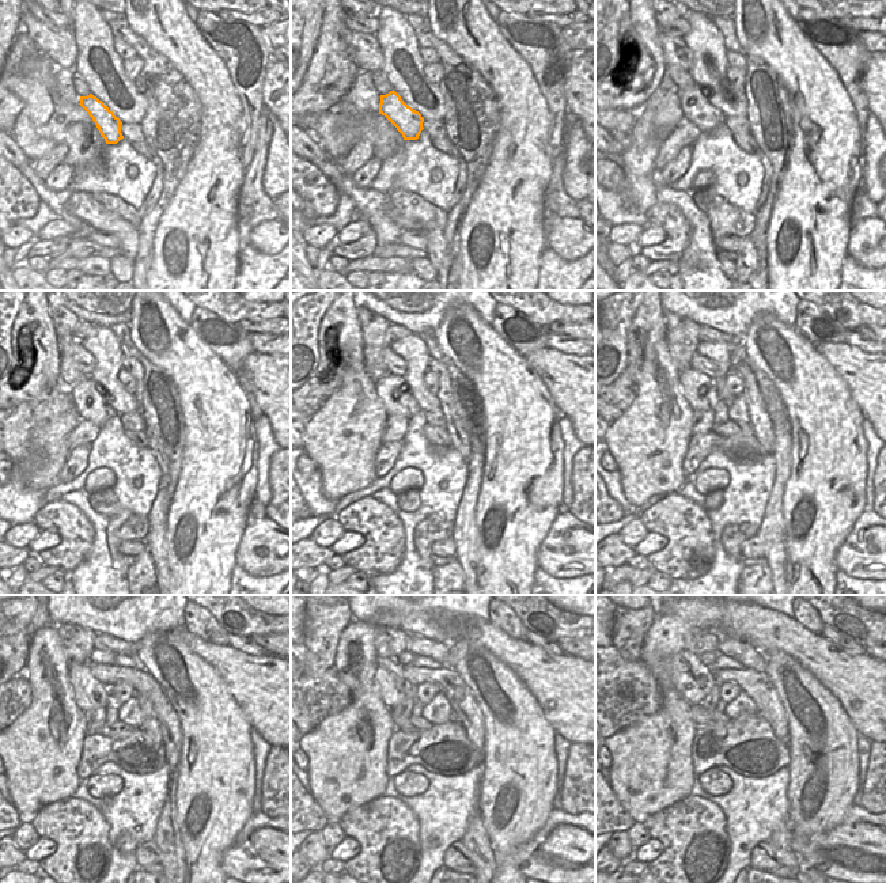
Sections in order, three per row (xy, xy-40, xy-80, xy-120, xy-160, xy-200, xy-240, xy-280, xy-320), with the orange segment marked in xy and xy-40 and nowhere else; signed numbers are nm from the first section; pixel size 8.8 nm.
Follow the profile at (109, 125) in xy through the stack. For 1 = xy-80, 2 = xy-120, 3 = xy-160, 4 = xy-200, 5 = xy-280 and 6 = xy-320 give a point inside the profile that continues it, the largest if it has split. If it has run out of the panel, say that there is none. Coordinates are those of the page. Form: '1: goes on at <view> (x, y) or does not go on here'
1: goes on at xy-80 (696, 107)
2: goes on at xy-120 (91, 402)
3: goes on at xy-160 (393, 390)
4: goes on at xy-200 (699, 390)
5: goes on at xy-280 (390, 682)
6: goes on at xy-320 (690, 677)

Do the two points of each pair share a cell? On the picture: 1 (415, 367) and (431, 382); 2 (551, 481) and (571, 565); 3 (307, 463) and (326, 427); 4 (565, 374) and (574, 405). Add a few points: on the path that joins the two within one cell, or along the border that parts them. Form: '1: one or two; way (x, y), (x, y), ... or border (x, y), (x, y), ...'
1: two; border (427, 368), (424, 372), (424, 386), (434, 395)
2: two; border (563, 508), (541, 541)
3: two; border (305, 453), (318, 467)
4: one; way (572, 382), (574, 397)

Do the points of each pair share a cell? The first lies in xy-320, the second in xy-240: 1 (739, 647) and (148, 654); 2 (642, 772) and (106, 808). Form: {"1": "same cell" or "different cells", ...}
{"1": "different cells", "2": "different cells"}

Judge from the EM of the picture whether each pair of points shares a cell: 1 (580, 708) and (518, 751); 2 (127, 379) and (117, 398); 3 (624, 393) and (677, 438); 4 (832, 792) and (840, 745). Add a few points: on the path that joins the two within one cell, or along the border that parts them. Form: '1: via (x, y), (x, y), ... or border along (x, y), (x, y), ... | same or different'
1: border along (537, 700), (544, 717), (555, 731) | different
2: border along (121, 368), (118, 382), (132, 394) | different
3: border along (638, 385), (633, 401), (610, 423) | different
4: via (832, 780), (832, 757) | same

